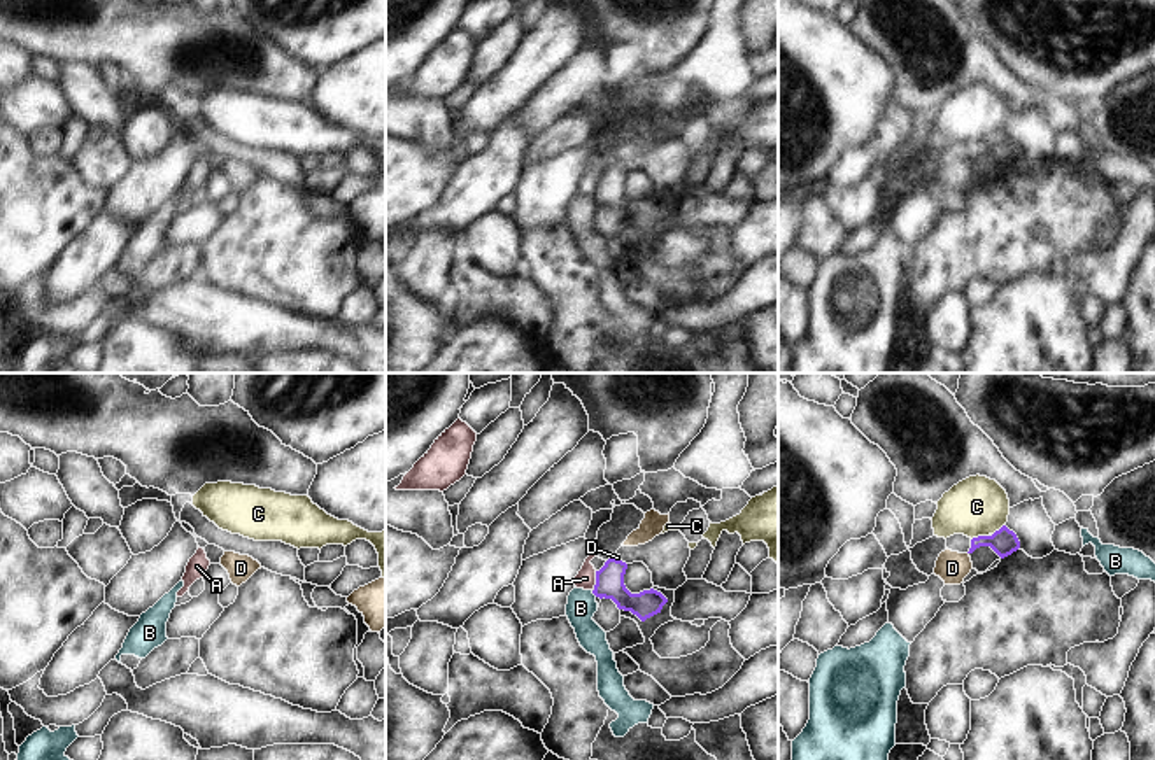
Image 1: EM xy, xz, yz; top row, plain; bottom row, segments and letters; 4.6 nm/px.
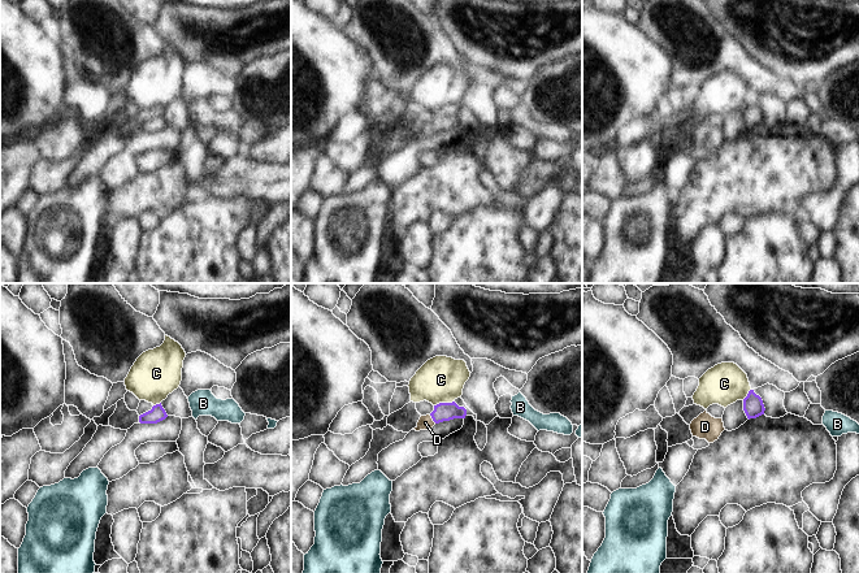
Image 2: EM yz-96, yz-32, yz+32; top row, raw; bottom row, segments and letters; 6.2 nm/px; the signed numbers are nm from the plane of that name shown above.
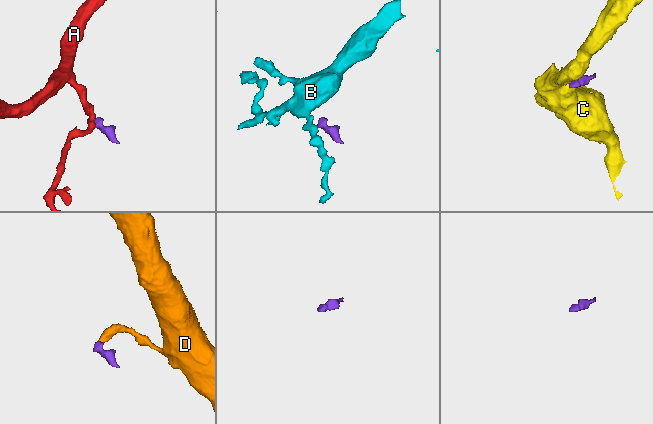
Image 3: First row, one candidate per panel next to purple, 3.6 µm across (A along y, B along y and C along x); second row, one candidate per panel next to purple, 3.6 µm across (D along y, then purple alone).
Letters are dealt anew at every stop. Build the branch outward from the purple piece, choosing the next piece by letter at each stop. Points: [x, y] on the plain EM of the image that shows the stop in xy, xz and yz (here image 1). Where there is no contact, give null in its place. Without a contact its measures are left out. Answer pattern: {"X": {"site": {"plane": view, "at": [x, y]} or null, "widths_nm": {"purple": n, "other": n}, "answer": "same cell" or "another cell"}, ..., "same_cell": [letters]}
{"A": {"site": {"plane": "xz", "at": [596, 190]}, "widths_nm": {"purple": 130, "other": 90}, "answer": "another cell"}, "B": {"site": {"plane": "xz", "at": [595, 202]}, "widths_nm": {"purple": 130, "other": 140}, "answer": "another cell"}, "C": {"site": {"plane": "yz", "at": [978, 144]}, "widths_nm": {"purple": 120, "other": 280}, "answer": "another cell"}, "D": {"site": {"plane": "xz", "at": [616, 167]}, "widths_nm": {"purple": 130, "other": 20}, "answer": "same cell"}, "same_cell": ["D"]}

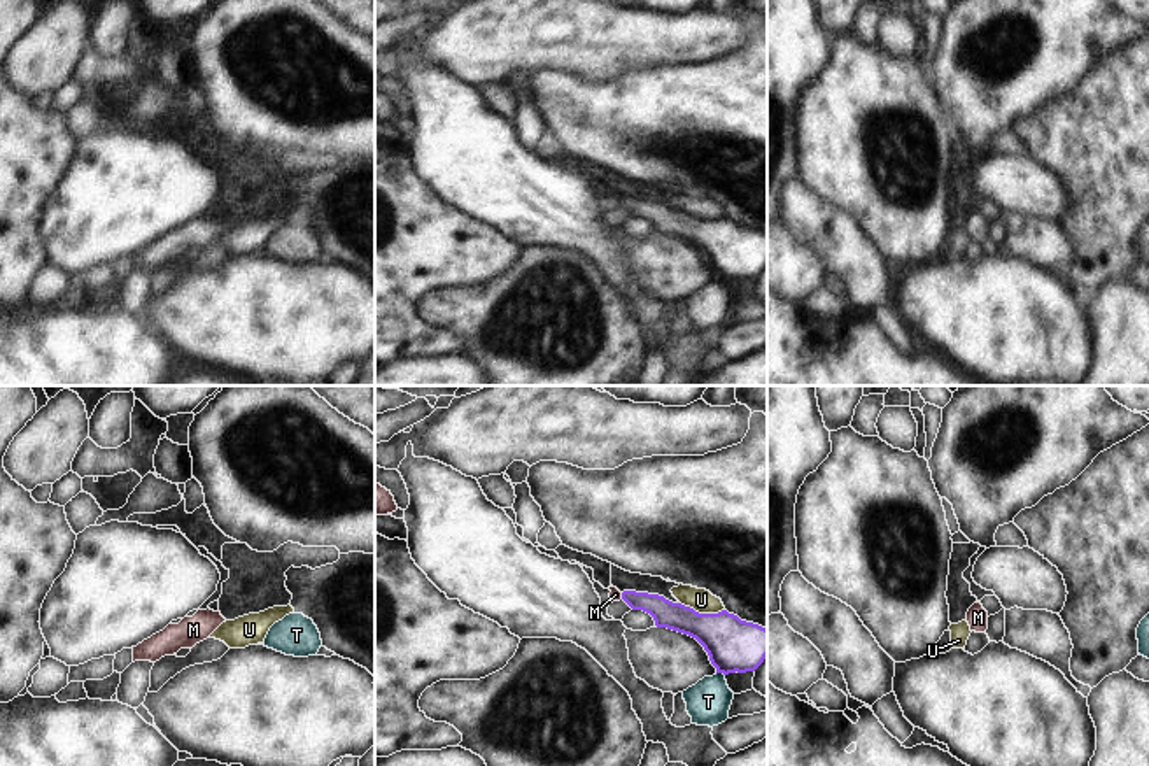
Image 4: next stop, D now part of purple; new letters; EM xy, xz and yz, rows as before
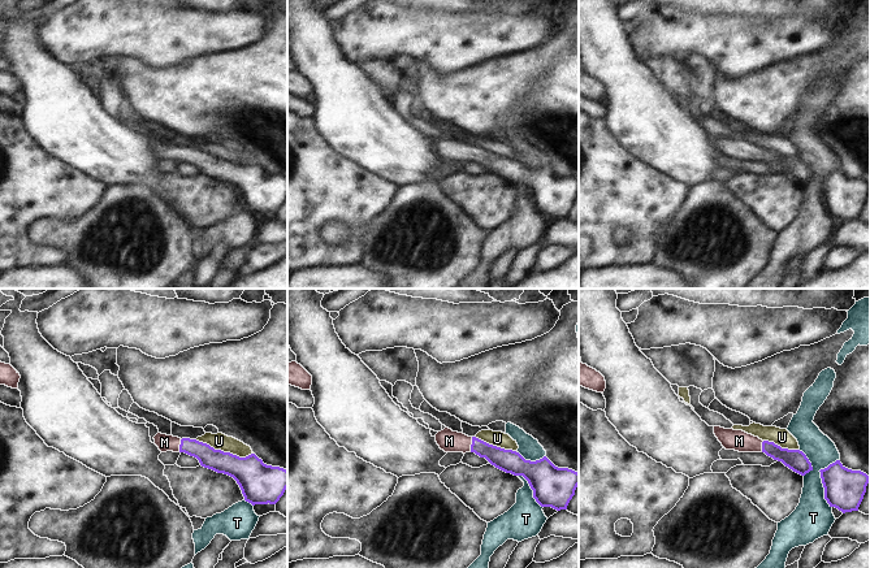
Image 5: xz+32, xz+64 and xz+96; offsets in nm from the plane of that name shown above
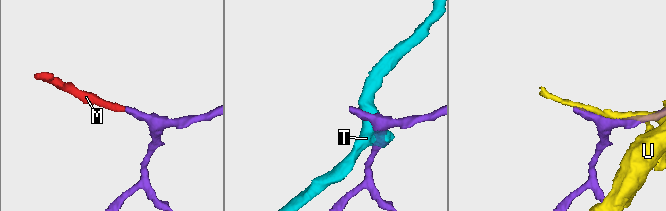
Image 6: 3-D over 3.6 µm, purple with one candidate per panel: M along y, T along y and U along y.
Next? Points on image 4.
{"M": {"site": {"plane": "xz", "at": [622, 204]}, "widths_nm": {"purple": 130, "other": 60}, "answer": "same cell"}, "T": {"site": {"plane": "xz", "at": [720, 279]}, "widths_nm": {"purple": 240, "other": 200}, "answer": "another cell"}, "U": {"site": {"plane": "xz", "at": [703, 221]}, "widths_nm": {"purple": 240, "other": 110}, "answer": "another cell"}, "same_cell": ["M"]}

